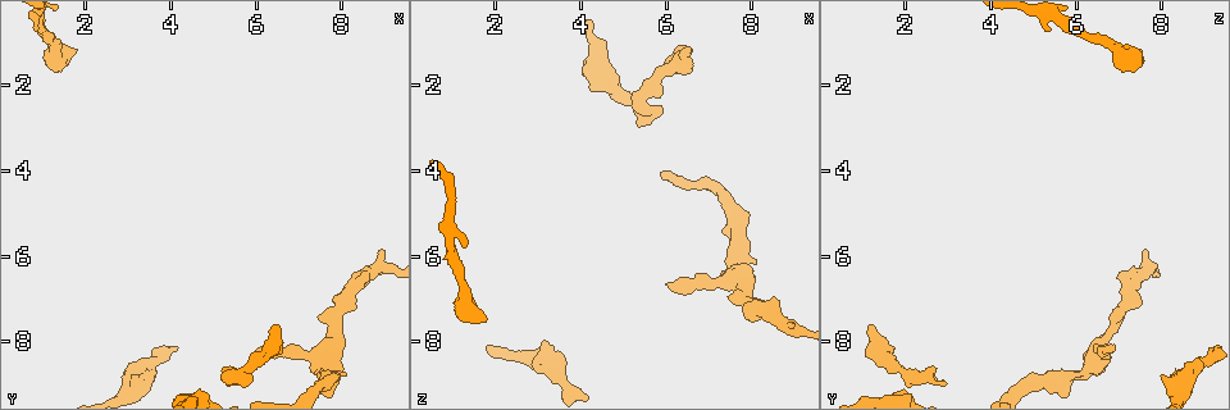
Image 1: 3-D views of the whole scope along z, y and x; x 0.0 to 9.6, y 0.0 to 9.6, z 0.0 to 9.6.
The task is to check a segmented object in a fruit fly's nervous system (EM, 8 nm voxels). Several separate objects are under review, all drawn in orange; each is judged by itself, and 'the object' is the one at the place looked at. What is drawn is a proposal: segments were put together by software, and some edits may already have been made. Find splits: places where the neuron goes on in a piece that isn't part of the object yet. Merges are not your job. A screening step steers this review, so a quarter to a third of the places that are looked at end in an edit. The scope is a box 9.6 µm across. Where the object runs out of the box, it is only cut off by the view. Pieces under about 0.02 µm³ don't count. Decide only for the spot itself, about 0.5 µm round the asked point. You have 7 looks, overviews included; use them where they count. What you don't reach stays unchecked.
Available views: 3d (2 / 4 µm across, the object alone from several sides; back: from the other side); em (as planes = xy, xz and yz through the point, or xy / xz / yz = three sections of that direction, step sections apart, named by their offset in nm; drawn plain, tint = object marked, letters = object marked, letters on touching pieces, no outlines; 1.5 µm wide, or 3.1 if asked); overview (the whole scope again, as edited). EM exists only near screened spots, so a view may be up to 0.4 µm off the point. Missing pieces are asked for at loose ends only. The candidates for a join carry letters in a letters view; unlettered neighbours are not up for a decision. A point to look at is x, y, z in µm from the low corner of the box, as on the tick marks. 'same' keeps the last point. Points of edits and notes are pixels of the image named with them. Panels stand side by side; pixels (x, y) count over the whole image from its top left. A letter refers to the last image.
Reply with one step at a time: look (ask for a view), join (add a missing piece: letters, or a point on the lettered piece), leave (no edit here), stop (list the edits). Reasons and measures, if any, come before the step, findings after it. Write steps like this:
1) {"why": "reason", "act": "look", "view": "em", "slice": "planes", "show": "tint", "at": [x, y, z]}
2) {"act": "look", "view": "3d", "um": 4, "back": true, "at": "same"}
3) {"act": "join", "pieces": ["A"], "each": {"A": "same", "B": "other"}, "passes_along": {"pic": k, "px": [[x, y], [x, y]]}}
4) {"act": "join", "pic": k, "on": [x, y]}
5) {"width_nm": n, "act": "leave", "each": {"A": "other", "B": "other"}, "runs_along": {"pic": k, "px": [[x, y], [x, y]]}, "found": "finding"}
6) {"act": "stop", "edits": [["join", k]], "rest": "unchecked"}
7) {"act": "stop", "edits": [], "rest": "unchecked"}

{"why": "free end", "act": "look", "view": "em", "slice": "xy", "step": 4, "show": "tint", "at": [8.90, 5.85, 7.70]}

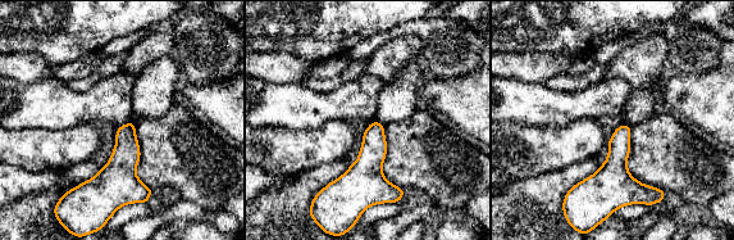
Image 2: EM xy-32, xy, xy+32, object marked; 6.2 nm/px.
{"why": "cut it another way", "act": "look", "view": "em", "slice": "planes", "show": "letters", "at": "same"}

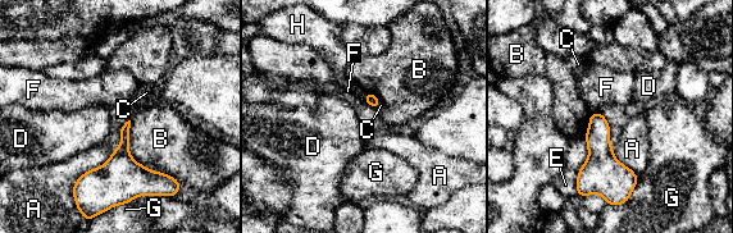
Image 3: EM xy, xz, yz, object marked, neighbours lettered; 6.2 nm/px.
{"longest_contact_nm": ["B", 480], "act": "leave", "each": {"A": "other", "B": "other", "C": "other", "D": "other", "E": "other", "F": "other", "G": "other", "H": "other"}, "found": "no lettered piece goes on from it"}

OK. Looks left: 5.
{"why": "an open end", "act": "look", "view": "em", "slice": "planes", "show": "letters", "at": [5.45, 8.95, 2.95]}

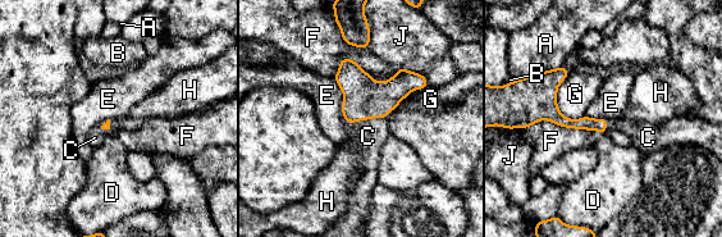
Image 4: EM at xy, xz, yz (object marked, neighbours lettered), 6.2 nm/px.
{"act": "join", "pic": 4, "on": [368, 136], "each": {"A": "other", "B": "other", "C": "same", "D": "other", "E": "other", "F": "other", "G": "other", "H": "other", "J": "other"}, "passes_along": {"pic": 4, "px": [[365, 98], [365, 119], [368, 136]]}, "found": "it goes on there"}

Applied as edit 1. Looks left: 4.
{"why": "free end", "act": "look", "view": "3d", "um": 2, "at": [6.60, 7.60, 1.30]}

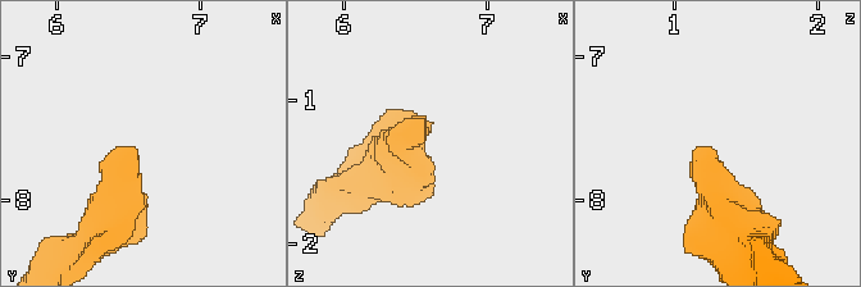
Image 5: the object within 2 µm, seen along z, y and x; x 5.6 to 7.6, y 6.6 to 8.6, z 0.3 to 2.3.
{"why": "need the tissue", "act": "look", "view": "em", "slice": "planes", "show": "tint", "at": [6.56, 7.66, 1.28]}

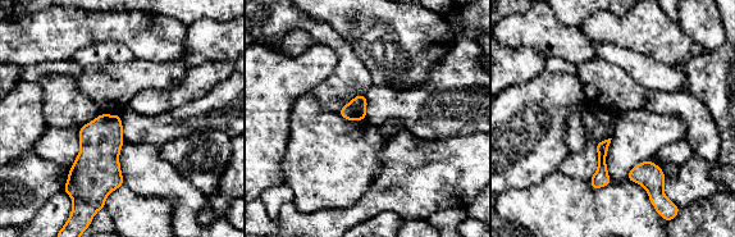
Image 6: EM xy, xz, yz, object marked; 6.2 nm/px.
{"why": "see the neighbours", "act": "look", "view": "em", "slice": "planes", "show": "letters", "at": "same"}

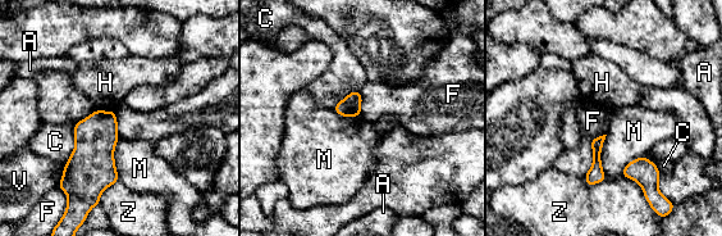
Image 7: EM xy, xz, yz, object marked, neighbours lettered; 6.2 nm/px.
{"act": "leave", "each": {"A": "other", "C": "other", "F": "other", "H": "other", "M": "other", "V": "other", "Z": "other"}, "border": {"pic": 7, "px": [[606, 134], [590, 141], [584, 177]]}, "found": "none of them fits"}

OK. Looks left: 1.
{"act": "stop", "edits": [["join", 4]], "rest": "unchecked"}

